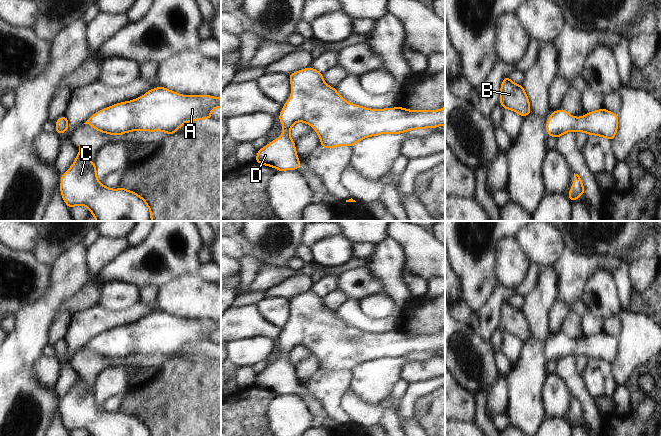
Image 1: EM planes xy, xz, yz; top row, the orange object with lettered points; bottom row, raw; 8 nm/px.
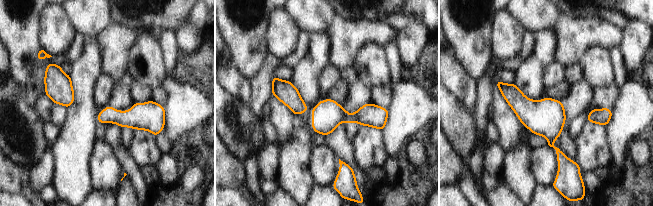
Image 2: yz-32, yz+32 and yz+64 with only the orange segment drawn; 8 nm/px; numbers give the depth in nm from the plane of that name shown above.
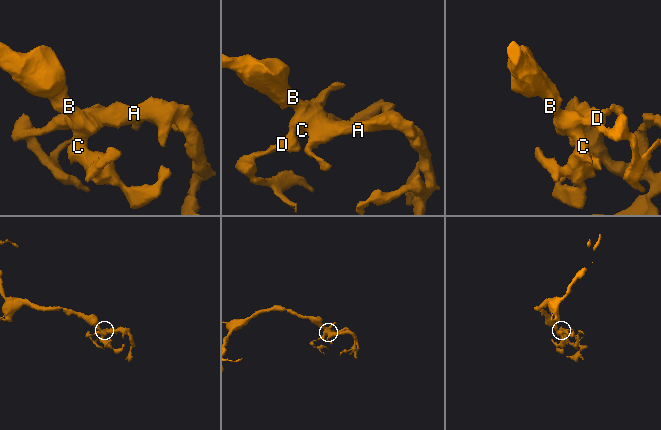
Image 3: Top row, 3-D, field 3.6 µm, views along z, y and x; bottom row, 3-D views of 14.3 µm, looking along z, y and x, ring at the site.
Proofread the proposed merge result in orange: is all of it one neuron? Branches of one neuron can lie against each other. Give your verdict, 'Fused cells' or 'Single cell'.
Single cell

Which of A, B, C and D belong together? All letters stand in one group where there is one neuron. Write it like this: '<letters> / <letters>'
A B C D

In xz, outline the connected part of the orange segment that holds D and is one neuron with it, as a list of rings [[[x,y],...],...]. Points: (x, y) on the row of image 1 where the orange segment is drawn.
[[[310,67],[288,74],[292,94],[284,104],[278,119],[283,125],[282,135],[267,146],[257,150],[255,162],[264,166],[284,170],[297,170],[301,166],[295,142],[290,129],[296,122],[312,126],[318,134],[321,147],[330,149],[336,146],[353,147],[358,141],[379,134],[400,134],[415,129],[436,128],[445,125],[445,106],[440,110],[408,110],[406,108],[384,108],[380,110],[365,108],[347,102],[336,88],[327,85],[323,74]]]

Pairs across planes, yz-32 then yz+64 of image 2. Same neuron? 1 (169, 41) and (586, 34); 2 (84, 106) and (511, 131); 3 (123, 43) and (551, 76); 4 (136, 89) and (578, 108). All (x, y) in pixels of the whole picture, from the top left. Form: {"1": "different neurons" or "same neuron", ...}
{"1": "different neurons", "2": "different neurons", "3": "different neurons", "4": "same neuron"}

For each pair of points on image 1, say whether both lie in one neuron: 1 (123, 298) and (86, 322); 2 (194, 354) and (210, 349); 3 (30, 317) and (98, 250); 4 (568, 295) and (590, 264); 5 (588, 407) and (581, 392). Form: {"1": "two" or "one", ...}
{"1": "two", "2": "one", "3": "two", "4": "one", "5": "one"}

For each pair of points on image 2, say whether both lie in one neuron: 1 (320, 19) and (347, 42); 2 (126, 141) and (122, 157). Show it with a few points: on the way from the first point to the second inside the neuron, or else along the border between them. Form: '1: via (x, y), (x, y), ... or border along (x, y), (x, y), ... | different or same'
1: border along (336, 16), (325, 32) | different
2: border along (120, 128), (120, 143), (129, 151) | different

